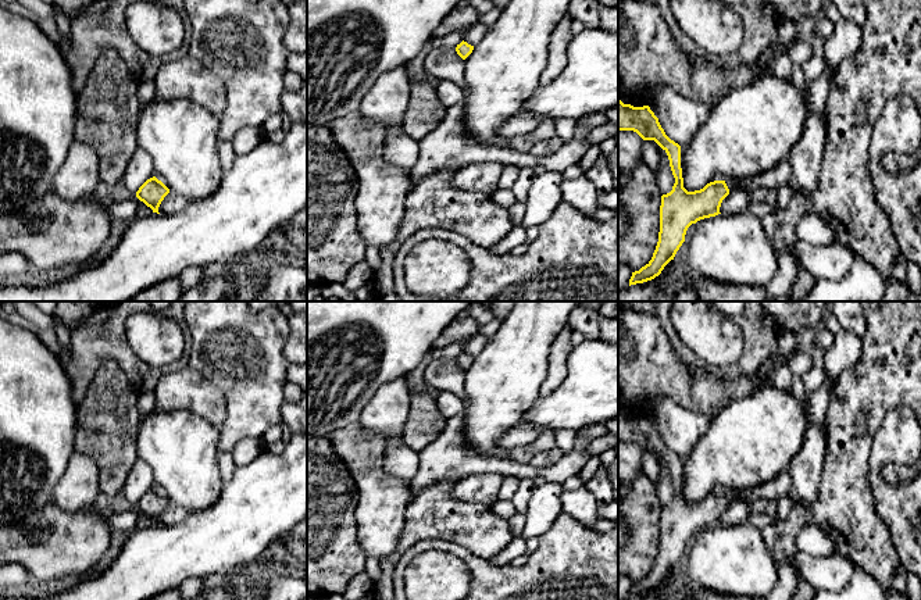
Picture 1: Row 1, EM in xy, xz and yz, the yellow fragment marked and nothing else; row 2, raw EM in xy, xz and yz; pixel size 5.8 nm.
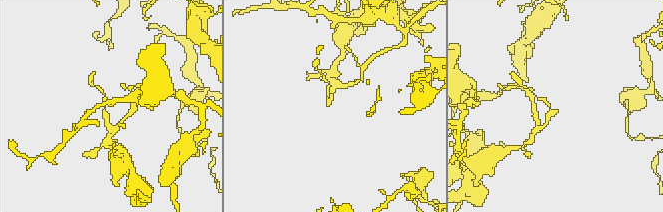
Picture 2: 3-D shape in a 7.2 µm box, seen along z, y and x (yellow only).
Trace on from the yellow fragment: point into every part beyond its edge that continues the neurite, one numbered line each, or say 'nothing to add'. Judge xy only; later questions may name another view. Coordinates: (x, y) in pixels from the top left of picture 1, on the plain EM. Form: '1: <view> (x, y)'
nothing to add

